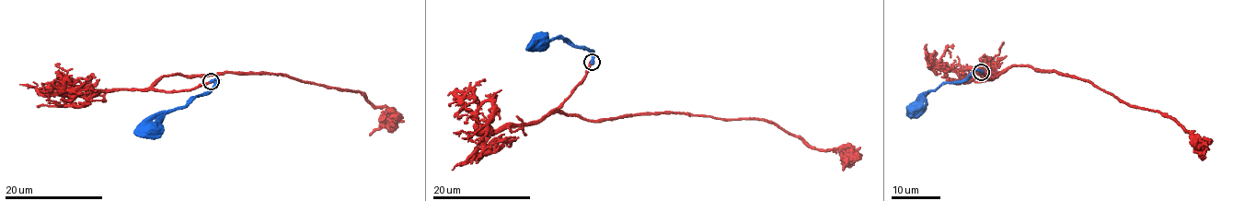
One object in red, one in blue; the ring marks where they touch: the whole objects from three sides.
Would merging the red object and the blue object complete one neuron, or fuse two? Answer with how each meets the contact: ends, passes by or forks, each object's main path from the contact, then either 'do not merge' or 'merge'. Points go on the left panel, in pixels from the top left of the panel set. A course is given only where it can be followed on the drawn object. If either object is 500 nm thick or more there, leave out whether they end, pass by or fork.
red ends | blue ends | red via (212, 81), (152, 88), (177, 74), (289, 75), (383, 105), (383, 125), (369, 135) | blue via (212, 81), (217, 81), (208, 93), (190, 97), (185, 106), (164, 111), (151, 128) | do not merge

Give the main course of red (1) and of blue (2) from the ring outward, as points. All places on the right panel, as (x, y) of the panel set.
1: (981, 72), (988, 79), (1014, 65), (1026, 65), (1076, 76), (1135, 106), (1165, 114), (1190, 130), (1202, 159)
2: (981, 72), (973, 71), (960, 81), (945, 82), (933, 90), (924, 92), (913, 107)

